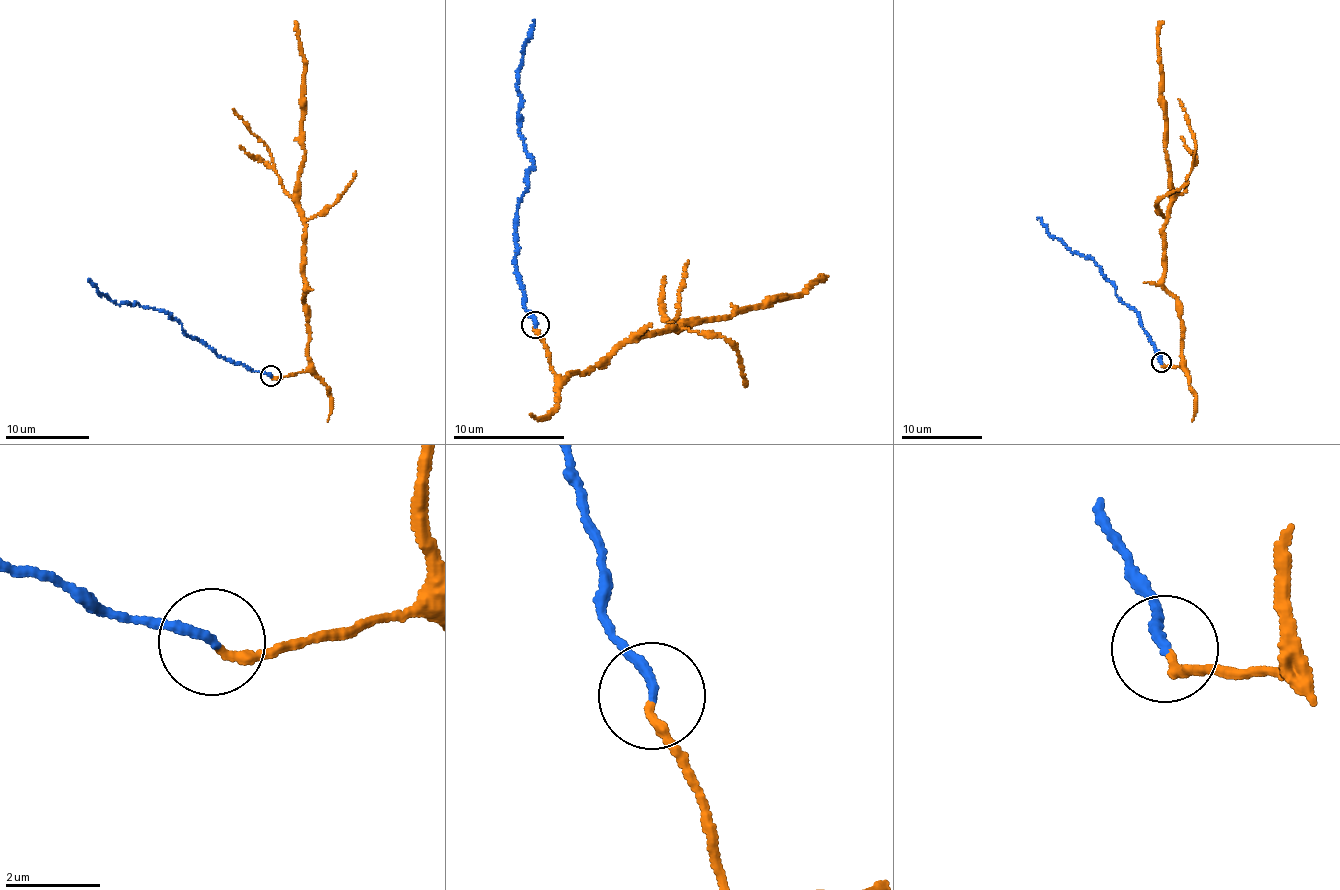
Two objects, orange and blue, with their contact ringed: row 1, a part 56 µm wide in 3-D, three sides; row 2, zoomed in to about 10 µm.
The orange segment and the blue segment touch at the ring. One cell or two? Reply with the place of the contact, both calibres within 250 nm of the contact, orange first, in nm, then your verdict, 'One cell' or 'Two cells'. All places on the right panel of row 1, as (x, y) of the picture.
Place: (1161, 362). Thickness 180 nm (orange) against 200 nm. One cell

